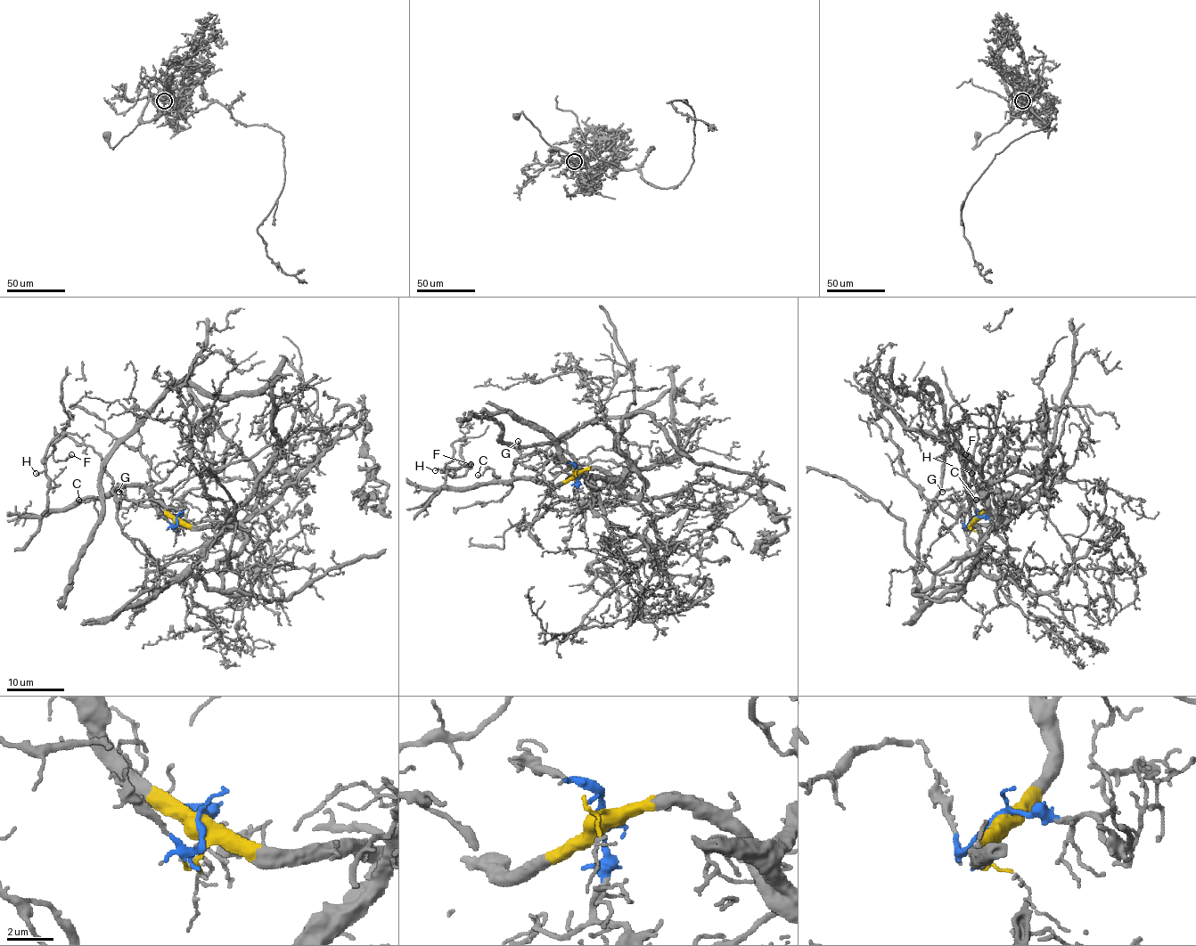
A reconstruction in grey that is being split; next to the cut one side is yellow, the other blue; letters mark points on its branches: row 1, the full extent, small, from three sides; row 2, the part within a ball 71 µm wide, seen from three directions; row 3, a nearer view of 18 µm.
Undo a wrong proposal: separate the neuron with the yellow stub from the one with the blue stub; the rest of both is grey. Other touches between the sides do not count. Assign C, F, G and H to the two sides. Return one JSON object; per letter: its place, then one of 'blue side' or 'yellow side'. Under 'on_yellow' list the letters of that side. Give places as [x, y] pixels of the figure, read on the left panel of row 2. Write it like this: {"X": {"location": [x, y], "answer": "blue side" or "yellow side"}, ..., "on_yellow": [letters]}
{"C": {"location": [78, 500], "answer": "yellow side"}, "F": {"location": [71, 454], "answer": "yellow side"}, "G": {"location": [118, 492], "answer": "yellow side"}, "H": {"location": [36, 473], "answer": "yellow side"}, "on_yellow": ["C", "F", "G", "H"]}

